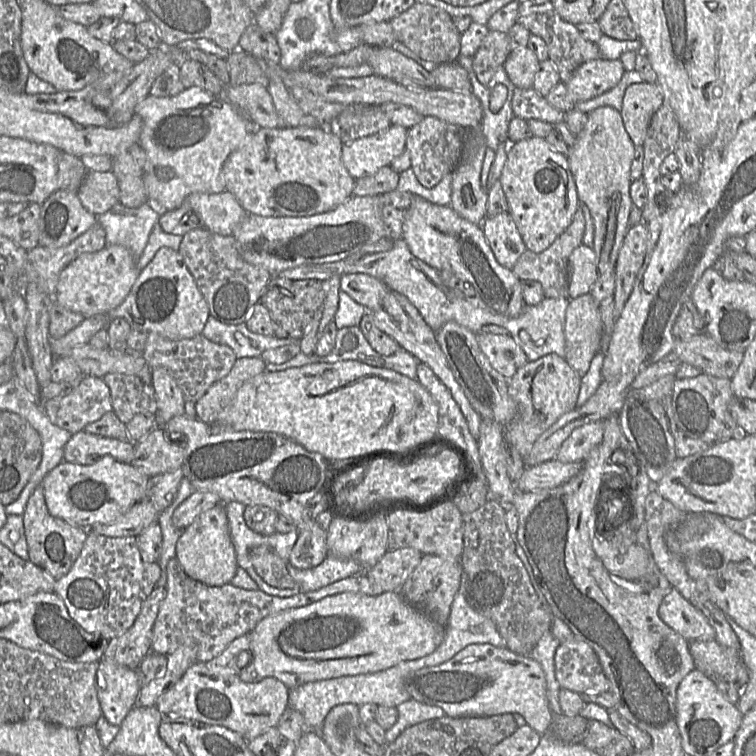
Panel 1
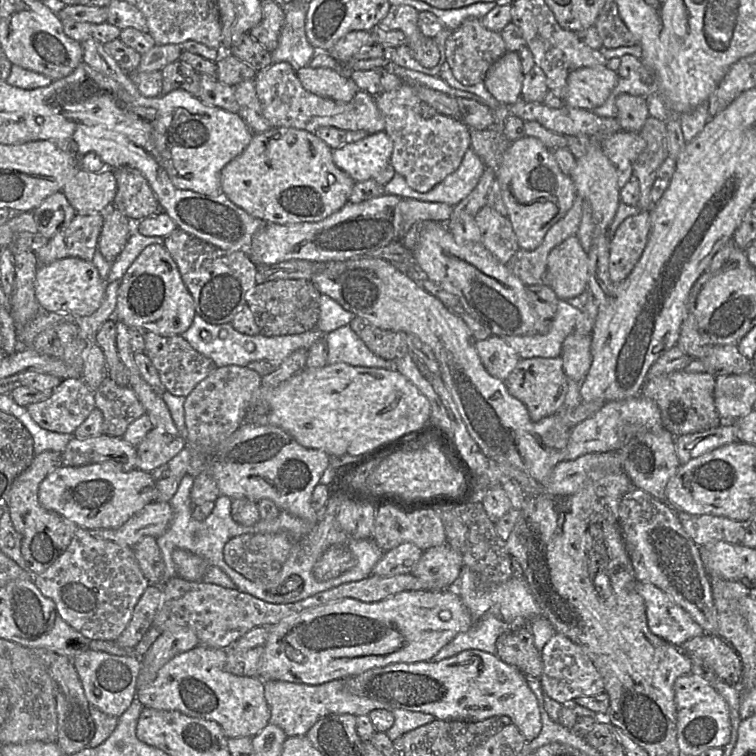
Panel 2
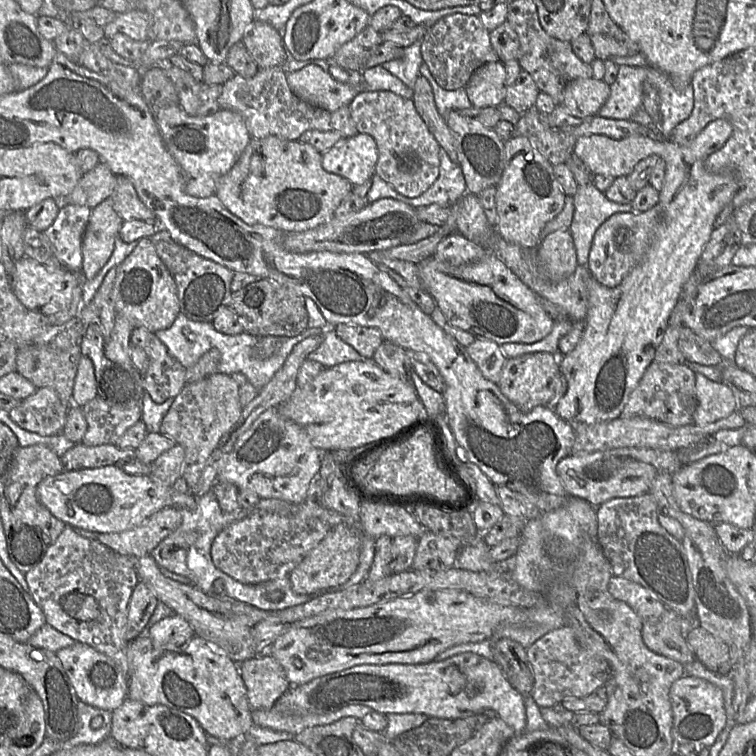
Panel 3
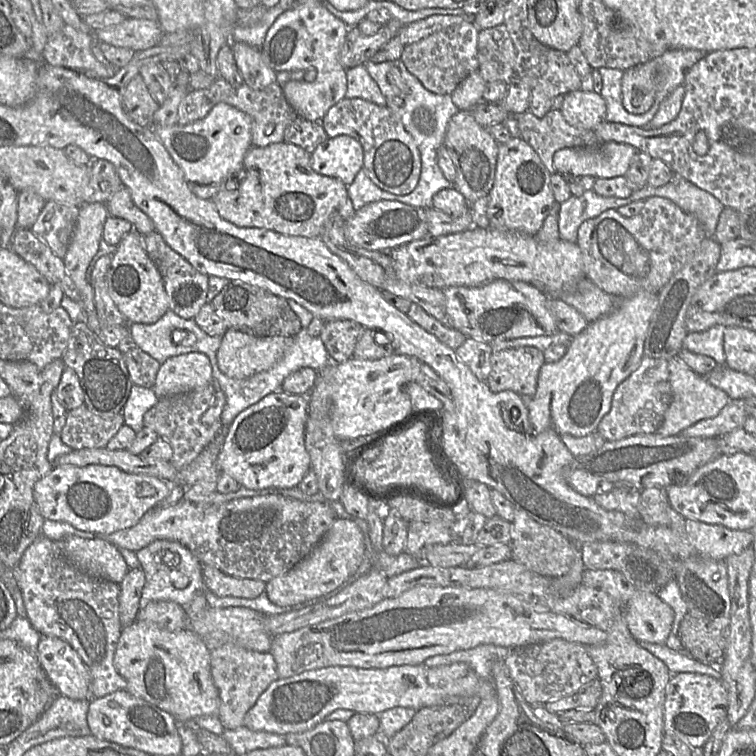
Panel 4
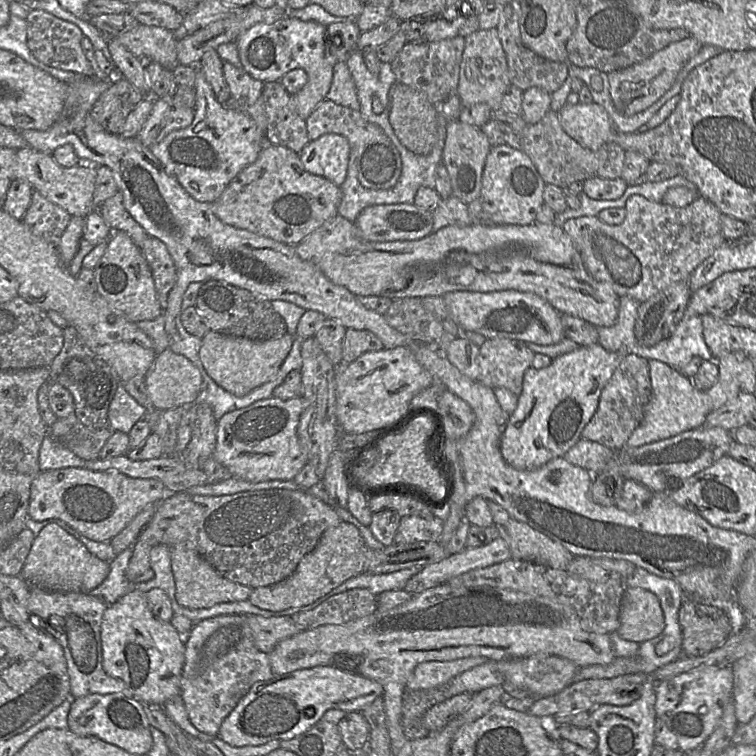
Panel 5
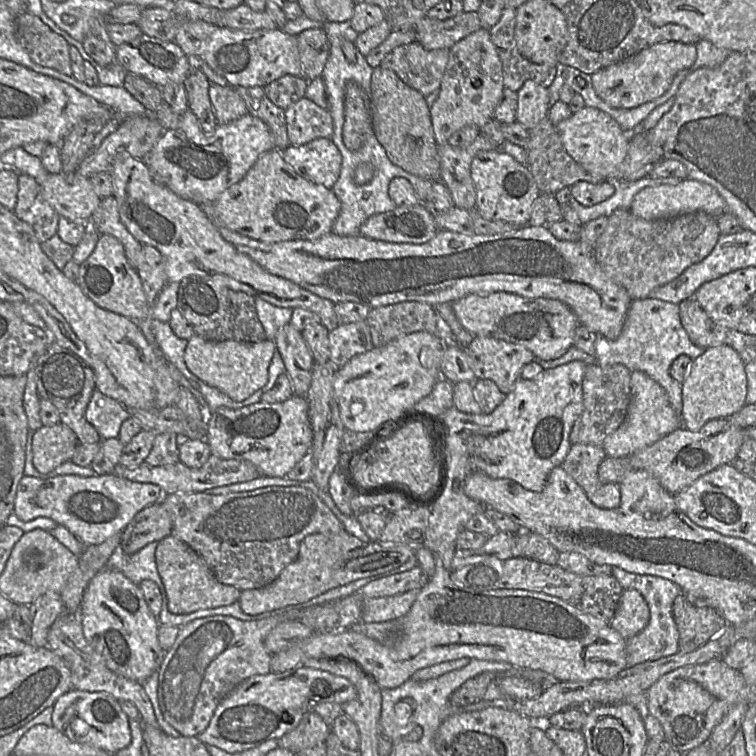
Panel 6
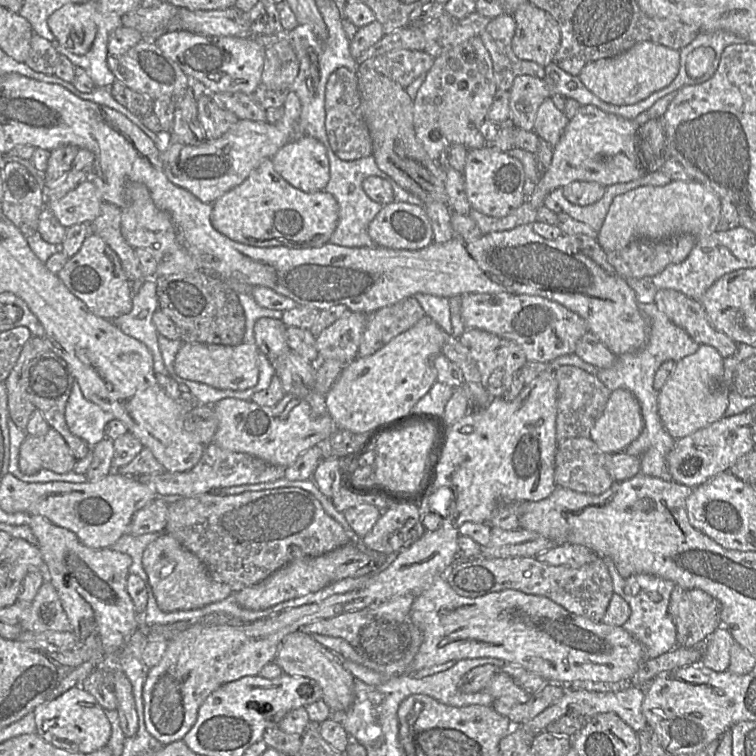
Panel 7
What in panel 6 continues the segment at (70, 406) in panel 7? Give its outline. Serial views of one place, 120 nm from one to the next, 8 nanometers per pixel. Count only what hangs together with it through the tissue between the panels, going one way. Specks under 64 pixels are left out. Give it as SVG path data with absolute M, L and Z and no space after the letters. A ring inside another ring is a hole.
M95 390L86 409L86 420L92 424L102 440L118 438L122 423L131 411L118 401Z

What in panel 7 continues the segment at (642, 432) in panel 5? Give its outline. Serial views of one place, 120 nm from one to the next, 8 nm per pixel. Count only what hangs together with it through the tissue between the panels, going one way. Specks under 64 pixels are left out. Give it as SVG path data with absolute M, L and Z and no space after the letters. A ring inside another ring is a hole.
M617 389L611 392L589 438L607 454L624 452L639 437L643 426L639 401L629 390Z

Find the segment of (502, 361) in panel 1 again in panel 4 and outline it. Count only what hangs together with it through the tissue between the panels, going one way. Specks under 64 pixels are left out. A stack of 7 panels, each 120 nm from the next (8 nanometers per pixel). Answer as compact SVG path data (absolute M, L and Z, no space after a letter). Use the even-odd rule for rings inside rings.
M467 337L462 345L455 349L455 353L480 381L487 379L491 371L491 355L493 353L490 343Z

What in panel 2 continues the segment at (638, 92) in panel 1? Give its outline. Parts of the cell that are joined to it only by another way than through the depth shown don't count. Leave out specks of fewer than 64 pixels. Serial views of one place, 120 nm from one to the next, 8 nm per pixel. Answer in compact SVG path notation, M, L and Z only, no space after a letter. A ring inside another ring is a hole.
M623 93L616 100L617 120L622 131L640 133L649 117L646 97Z

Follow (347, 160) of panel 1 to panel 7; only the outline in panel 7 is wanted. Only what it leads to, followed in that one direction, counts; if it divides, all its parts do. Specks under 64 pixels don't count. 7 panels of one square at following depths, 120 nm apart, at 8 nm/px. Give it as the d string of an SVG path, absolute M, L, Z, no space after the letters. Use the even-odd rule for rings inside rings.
M297 136L282 146L271 159L277 173L303 192L324 190L330 179L326 147L314 137Z

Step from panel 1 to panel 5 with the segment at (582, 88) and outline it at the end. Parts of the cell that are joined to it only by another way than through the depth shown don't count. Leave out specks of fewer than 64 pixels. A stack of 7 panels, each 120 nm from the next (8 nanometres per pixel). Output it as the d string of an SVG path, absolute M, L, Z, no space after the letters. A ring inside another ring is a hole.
M595 102L566 103L559 111L559 121L571 138L590 150L614 141L616 131L609 114Z

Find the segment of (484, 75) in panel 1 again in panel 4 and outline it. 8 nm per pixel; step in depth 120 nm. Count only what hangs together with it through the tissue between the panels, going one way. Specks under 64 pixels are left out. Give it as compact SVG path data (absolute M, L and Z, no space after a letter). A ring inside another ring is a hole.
M465 21L404 46L400 60L406 69L435 94L450 95L471 73L478 71L477 44L480 29L473 21Z

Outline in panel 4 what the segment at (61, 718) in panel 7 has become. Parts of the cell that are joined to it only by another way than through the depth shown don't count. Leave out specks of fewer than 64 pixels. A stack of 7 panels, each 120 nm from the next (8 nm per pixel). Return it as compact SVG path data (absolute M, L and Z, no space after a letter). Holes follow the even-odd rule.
M117 690L89 701L87 722L91 735L149 754L181 755L182 738L175 717L159 707L139 699L126 690Z

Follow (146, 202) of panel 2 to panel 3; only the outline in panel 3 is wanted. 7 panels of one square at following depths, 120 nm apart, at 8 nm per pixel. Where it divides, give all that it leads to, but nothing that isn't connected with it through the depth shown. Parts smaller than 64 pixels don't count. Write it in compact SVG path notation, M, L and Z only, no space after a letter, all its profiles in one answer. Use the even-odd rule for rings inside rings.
M117 176L110 200L115 211L124 221L156 221L154 213L141 201L132 180L126 176Z

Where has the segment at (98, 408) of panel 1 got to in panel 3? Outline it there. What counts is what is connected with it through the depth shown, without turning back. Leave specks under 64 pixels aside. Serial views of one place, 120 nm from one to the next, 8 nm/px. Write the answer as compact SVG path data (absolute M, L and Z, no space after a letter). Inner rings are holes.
M43 387L8 412L11 420L21 428L50 436L63 433L68 411L69 407L62 403L53 388Z

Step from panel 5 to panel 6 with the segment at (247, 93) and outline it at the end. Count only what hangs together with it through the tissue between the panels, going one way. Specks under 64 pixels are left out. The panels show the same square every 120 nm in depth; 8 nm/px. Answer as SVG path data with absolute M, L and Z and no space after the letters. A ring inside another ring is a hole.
M213 83L209 88L209 99L217 125L227 124L248 112L245 101L235 87Z

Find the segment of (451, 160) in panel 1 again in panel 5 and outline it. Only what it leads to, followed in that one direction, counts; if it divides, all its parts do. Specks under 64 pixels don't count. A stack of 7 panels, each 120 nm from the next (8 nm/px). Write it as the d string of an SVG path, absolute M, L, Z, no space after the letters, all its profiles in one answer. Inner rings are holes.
M325 99L305 119L310 141L324 134L339 134L346 137L354 155L357 178L369 189L390 189L396 185L402 172L400 151L395 143L377 124L367 121L359 110L341 106Z

